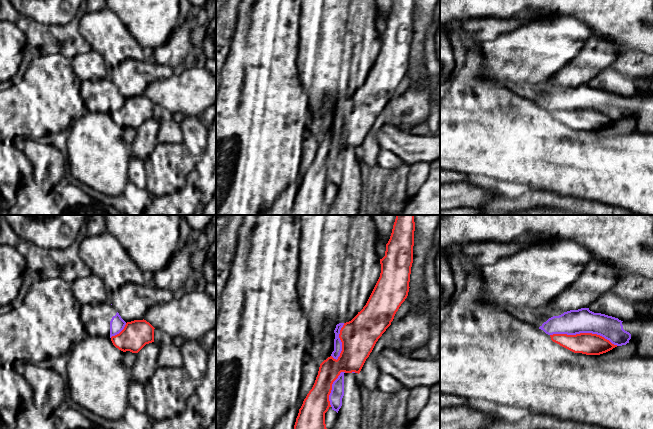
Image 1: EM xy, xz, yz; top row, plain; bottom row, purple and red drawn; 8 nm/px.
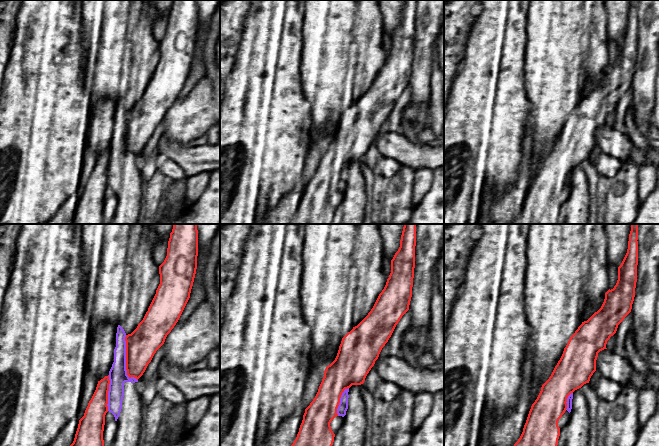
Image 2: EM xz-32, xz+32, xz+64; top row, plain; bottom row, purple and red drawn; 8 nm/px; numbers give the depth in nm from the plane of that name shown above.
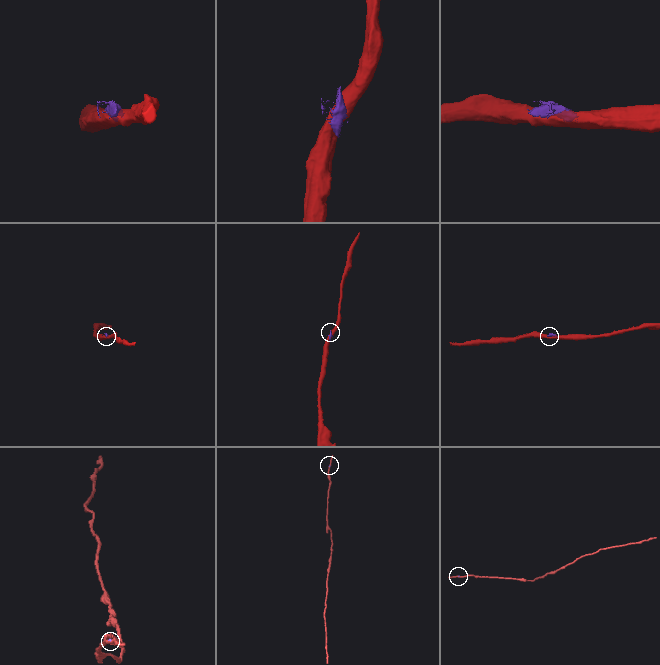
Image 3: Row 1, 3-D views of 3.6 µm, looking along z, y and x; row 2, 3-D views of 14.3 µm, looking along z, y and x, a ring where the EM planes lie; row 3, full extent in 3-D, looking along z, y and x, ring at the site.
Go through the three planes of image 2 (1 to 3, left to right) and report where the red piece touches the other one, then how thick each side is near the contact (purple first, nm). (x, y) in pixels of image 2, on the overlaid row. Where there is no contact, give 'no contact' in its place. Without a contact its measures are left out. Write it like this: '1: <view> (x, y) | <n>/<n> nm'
1: xz-32 (125, 360) | 150/260 nm
2: xz+32 (340, 401) | 80/260 nm
3: xz+64 (567, 401) | 50/280 nm

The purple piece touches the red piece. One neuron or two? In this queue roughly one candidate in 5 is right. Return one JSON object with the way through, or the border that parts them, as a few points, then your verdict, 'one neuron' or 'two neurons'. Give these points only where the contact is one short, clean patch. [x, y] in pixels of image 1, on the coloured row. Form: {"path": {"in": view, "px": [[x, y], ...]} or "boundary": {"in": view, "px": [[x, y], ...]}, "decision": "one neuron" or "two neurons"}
{"decision": "two neurons"}

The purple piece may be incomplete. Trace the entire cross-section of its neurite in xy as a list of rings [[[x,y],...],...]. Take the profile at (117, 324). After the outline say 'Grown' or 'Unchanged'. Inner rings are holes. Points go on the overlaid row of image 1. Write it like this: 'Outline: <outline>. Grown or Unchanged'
Outline: [[[110,302],[81,305],[80,320],[87,335],[96,337],[111,338],[119,334],[126,325]]]. Grown

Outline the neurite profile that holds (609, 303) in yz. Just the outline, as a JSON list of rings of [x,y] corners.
[[[609,290],[602,294],[590,306],[589,310],[618,318],[621,321],[633,321],[637,317],[634,304],[622,299],[619,295]]]

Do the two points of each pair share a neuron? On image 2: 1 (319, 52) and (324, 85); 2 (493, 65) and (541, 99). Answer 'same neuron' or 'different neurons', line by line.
1: same neuron
2: different neurons

